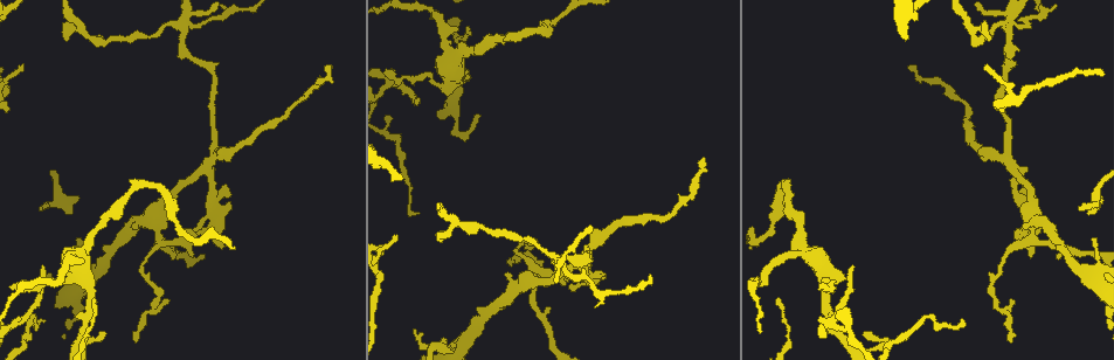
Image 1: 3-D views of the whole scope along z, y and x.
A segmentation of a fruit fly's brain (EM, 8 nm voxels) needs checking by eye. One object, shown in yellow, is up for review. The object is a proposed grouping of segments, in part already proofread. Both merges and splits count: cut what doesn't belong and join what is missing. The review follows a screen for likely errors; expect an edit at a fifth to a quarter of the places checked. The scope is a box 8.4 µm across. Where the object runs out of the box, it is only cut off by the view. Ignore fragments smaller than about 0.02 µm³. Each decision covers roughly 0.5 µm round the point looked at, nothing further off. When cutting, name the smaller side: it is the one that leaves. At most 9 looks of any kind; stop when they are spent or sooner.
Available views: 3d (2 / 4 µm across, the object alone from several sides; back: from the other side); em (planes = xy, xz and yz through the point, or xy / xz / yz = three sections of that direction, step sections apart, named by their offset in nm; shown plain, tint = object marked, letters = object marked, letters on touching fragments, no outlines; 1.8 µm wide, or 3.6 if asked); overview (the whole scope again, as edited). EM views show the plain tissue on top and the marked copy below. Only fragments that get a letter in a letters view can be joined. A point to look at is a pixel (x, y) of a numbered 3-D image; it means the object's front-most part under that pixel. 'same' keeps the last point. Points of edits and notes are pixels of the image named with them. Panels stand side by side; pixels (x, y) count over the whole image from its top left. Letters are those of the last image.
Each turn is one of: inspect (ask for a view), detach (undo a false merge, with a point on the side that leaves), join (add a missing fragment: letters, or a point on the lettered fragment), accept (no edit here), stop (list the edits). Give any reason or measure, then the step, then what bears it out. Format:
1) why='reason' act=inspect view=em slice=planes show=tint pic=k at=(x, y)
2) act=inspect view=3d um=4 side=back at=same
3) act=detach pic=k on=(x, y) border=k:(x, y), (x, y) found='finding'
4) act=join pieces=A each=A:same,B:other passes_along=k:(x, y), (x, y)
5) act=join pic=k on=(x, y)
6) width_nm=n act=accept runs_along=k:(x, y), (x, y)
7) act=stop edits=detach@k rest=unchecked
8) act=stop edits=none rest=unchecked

why='end of a long branch' act=inspect view=3d um=2 side=back pic=1 at=(917, 68)

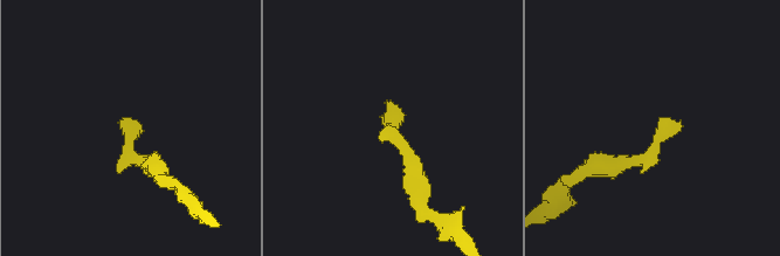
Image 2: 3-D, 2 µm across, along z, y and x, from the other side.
why='now the EM' act=inspect view=em slice=planes show=tint pic=2 at=(384, 124)

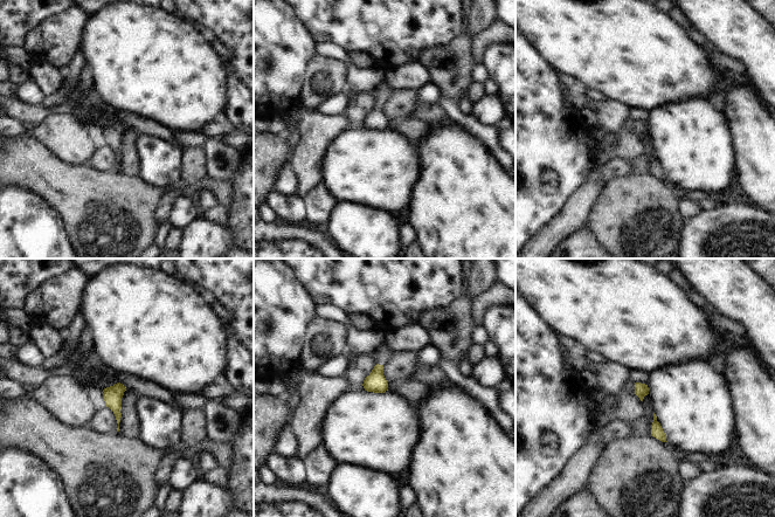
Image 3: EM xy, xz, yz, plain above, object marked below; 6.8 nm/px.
why='see the neighbours' act=inspect view=em slice=planes show=letters at=same

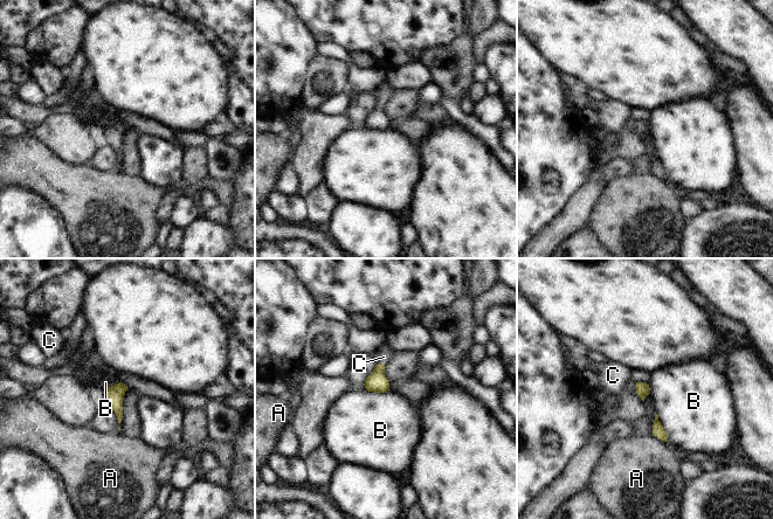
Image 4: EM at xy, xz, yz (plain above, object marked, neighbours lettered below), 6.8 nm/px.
width_nm=100 act=join pieces=C each=A:other,B:other,C:same passes_along=4:(377, 382), (381, 365), (384, 357) found='it goes on there'

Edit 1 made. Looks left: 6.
act=inspect view=overview

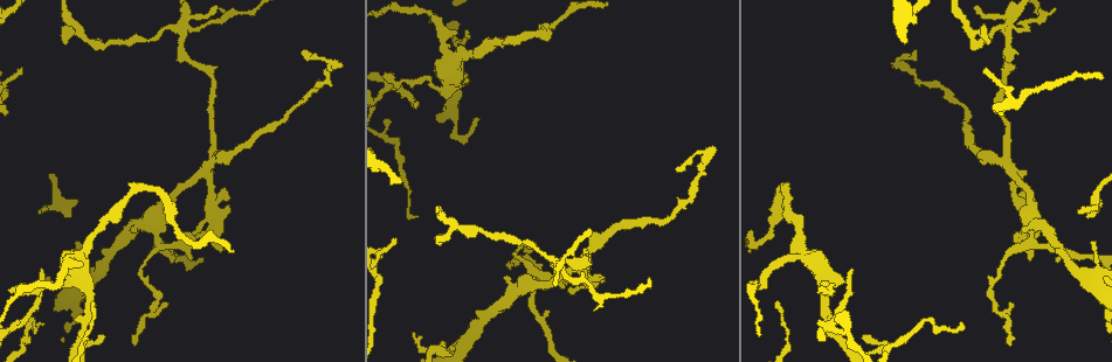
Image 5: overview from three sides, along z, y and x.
why='free end' act=inspect view=em slice=xz step=8 show=tint pic=5 at=(597, 277)

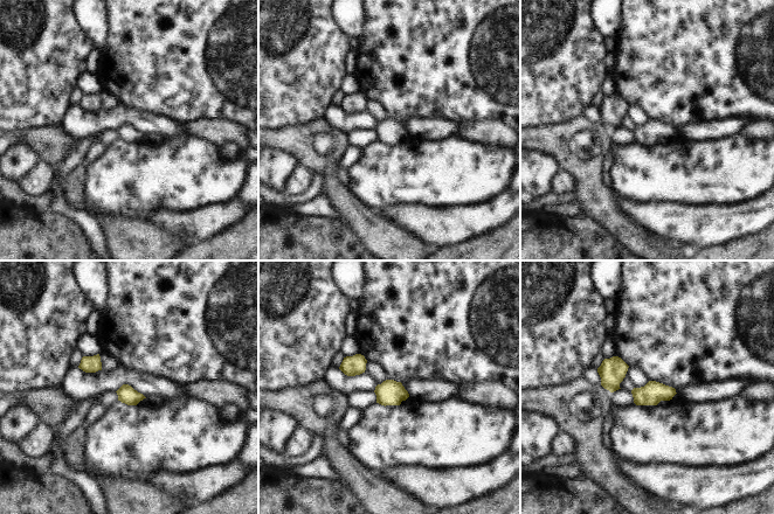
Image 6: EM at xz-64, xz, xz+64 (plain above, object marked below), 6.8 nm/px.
act=inspect view=em slice=xz step=8 show=letters at=same

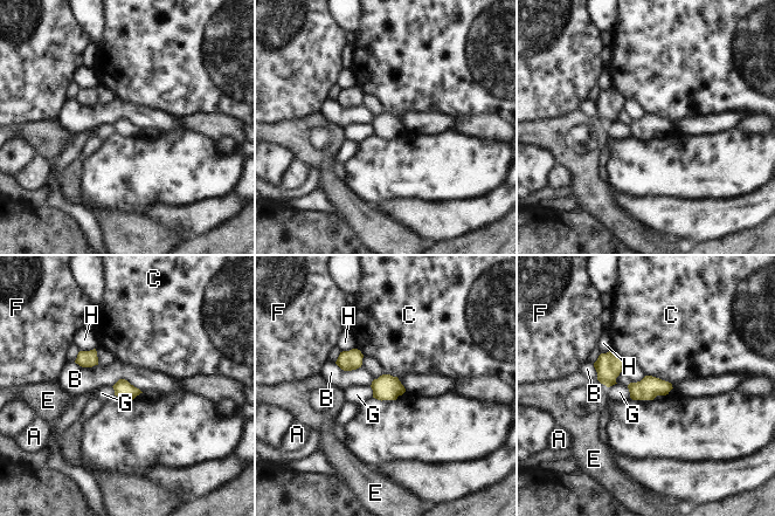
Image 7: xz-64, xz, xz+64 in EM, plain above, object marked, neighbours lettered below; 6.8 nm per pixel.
act=accept each=A:other,B:other,C:other,E:other,F:other,G:other,H:other border=7:(112, 385), (126, 379), (142, 392) found='no lettered fragment goes on from it'

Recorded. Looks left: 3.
why='thin arm on a thick one' act=inspect view=3d um=4 pic=5 at=(1032, 239)

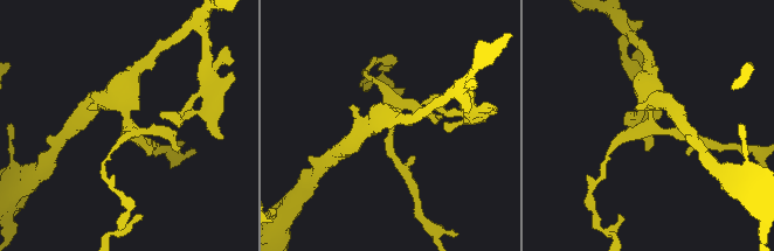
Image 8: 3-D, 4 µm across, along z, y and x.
why='now the EM' act=inspect view=em slice=planes show=letters pic=8 at=(651, 123)

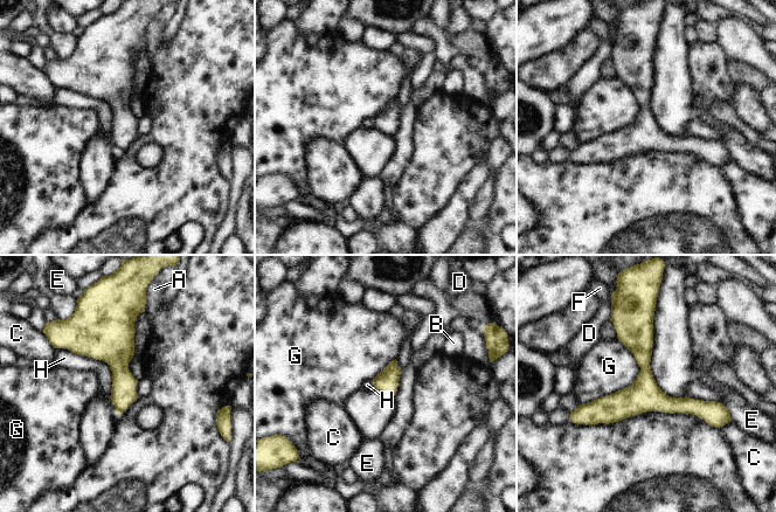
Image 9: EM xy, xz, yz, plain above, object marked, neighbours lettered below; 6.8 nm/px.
width_nm=160 longest_contact=H:500nm act=accept each=A:other,B:other,C:other,D:other,E:other,F:other,G:other,H:other found='all the same neuron'

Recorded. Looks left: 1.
act=stop edits=join@4 rest=unchecked

